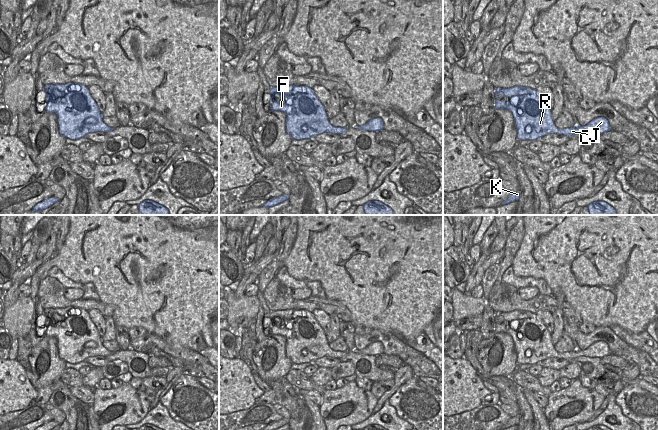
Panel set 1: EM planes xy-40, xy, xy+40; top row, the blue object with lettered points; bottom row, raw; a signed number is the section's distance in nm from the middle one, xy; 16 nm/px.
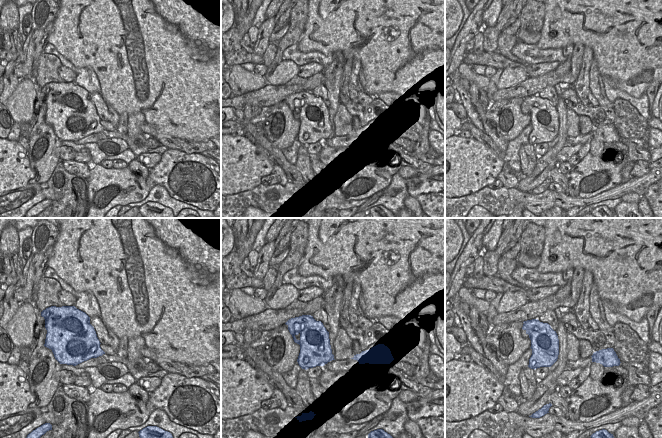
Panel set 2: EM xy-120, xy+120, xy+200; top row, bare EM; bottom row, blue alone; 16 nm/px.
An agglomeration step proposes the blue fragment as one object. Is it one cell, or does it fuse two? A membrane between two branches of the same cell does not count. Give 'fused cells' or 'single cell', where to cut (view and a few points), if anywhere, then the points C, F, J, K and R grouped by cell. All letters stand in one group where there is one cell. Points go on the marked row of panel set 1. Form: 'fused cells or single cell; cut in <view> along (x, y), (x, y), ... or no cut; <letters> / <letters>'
single cell; no cut; C F J K R

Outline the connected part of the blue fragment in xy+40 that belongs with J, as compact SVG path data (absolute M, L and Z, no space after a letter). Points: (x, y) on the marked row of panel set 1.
M529 87L495 88L495 98L495 109L506 109L512 113L518 140L534 141L549 133L573 136L580 132L602 134L611 130L605 117L597 117L585 126L557 128L552 110L537 90Z

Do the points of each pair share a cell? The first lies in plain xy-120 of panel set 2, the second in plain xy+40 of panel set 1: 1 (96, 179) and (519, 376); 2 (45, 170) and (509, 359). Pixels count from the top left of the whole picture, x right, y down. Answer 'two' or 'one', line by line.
1: two
2: one

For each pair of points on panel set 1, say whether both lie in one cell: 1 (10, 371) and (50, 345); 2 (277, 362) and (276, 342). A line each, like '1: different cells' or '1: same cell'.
1: different cells
2: same cell

